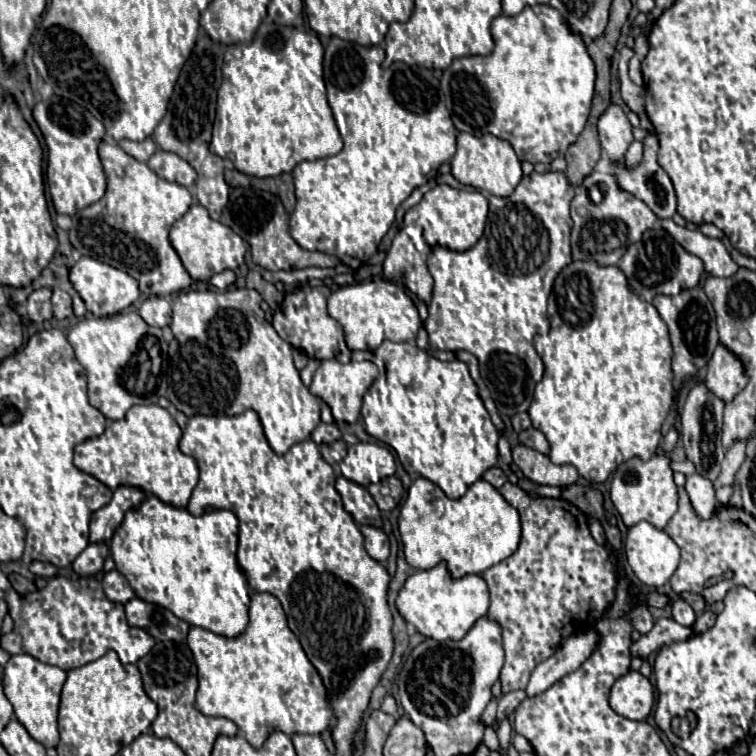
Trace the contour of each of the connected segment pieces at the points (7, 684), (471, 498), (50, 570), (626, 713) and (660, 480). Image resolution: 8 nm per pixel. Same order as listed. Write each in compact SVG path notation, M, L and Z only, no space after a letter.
M16 654L10 656L8 664L4 666L4 692L10 704L14 706L14 714L18 722L28 730L28 734L46 748L56 748L58 744L58 704L60 704L60 690L66 680L66 672L58 666L44 664L30 654Z
M416 478L402 504L398 530L404 544L406 562L412 568L434 568L440 560L448 562L448 570L454 578L464 574L482 574L496 562L508 558L520 542L520 516L502 494L486 480L474 482L468 492L452 500L434 482Z
M32 562L30 572L36 574L36 576L42 576L42 578L52 578L52 576L56 576L58 568L50 562Z
M636 670L620 676L610 690L610 706L624 718L646 720L654 706L654 688L650 680Z
M654 454L650 460L640 460L634 456L614 470L610 498L626 526L634 526L640 520L652 522L656 528L666 526L666 522L678 510L678 488L672 474L674 472L670 468L670 458L666 454Z

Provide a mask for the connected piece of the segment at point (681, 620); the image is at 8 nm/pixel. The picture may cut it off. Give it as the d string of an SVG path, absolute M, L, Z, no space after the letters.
M674 598L672 600L672 604L670 604L670 608L672 608L672 618L678 622L678 624L682 624L682 626L692 626L694 622L696 622L696 614L694 614L694 610L690 608L690 604L684 600L684 598Z

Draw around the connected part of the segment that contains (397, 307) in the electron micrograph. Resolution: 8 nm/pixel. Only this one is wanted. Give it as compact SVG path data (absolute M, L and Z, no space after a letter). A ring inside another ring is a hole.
M380 276L342 286L332 292L328 298L328 314L344 328L344 338L350 350L372 352L384 338L392 342L414 342L420 328L418 310L406 290Z

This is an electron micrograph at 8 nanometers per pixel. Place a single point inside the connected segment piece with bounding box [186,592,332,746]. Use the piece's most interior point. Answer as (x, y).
(261, 680)

